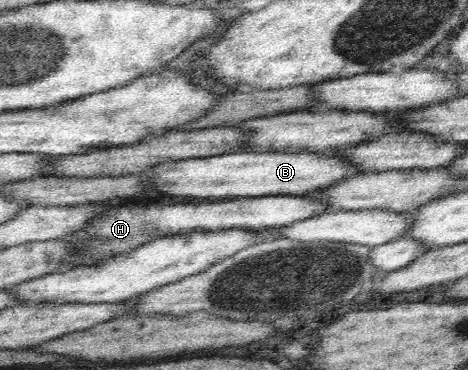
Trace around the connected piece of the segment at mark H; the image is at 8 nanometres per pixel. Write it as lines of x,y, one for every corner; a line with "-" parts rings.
308,194
219,200
203,202
200,205
193,203
163,205
161,203
148,207
109,208
103,214
95,216
95,220
85,224
85,228
61,237
61,241
75,243
75,248
73,248
75,252
71,256
67,256
65,264
59,268
59,271
85,265
96,265
113,258
115,255
124,255
152,240
153,235
166,237
185,235
191,231
229,231
236,228
247,229
247,231
268,231
327,212
333,212
333,210
327,210
325,203
313,199

